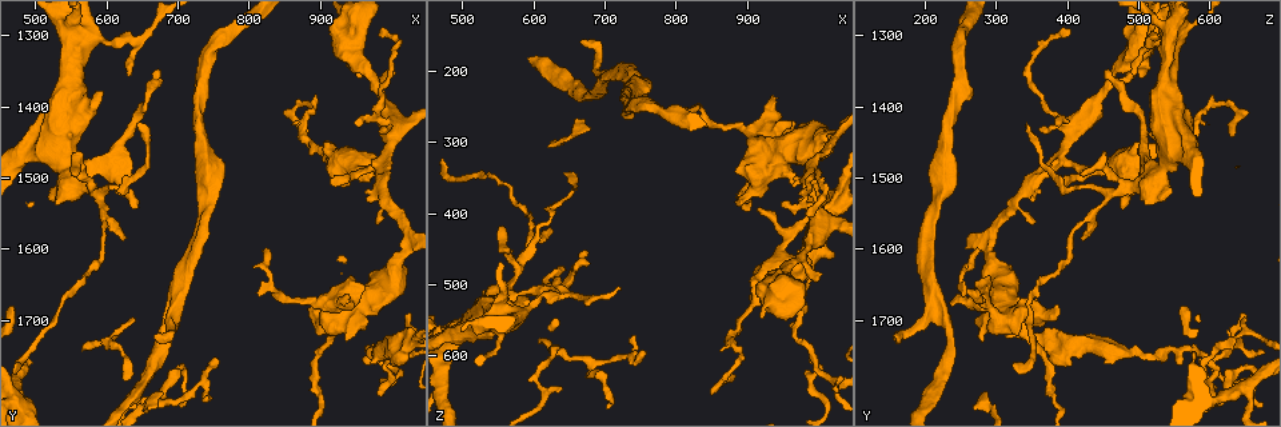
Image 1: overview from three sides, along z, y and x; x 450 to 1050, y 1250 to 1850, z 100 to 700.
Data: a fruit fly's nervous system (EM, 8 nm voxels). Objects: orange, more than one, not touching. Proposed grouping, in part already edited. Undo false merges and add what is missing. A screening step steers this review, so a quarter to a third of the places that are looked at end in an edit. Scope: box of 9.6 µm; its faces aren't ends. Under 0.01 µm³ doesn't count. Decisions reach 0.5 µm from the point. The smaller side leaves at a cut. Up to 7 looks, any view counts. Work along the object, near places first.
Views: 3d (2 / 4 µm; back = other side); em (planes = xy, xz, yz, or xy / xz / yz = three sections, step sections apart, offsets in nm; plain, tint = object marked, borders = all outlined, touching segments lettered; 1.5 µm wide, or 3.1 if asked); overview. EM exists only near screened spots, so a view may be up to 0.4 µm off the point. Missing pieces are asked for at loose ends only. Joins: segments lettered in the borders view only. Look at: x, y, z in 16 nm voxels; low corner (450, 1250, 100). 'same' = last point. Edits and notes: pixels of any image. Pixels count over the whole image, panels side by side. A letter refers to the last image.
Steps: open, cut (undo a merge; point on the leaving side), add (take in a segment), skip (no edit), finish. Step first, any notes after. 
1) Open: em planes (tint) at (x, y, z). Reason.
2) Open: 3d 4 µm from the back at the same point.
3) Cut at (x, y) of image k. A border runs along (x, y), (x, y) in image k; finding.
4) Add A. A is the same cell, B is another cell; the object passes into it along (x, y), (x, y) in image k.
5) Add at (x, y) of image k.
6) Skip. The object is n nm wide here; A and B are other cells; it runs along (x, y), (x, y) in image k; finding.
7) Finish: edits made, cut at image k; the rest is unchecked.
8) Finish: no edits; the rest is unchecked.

Open: 3d 4 µm at (640, 1700, 650). Thin end.

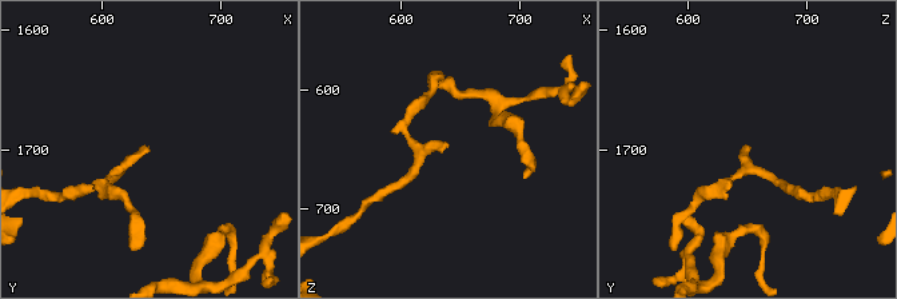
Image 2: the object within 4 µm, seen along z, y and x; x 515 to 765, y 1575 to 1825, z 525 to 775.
Open: em planes (tint) at (642, 1700, 650).

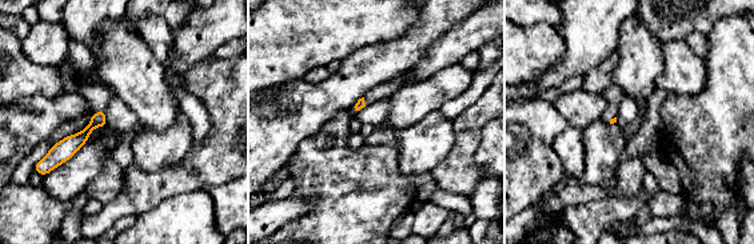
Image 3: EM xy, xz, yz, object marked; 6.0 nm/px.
Open: em planes (borders) at the same point. See the neighbours.

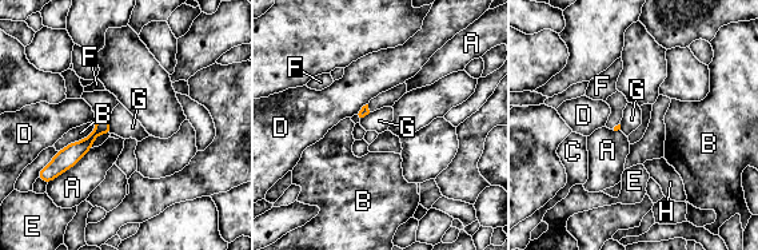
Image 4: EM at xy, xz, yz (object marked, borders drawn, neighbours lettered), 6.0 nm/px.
Skip. A, B, C, D, E, F, G and H are other cells; no lettered segment goes on from it.

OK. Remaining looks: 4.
Open: em planes (plain) at (740, 1810, 575). An open end.

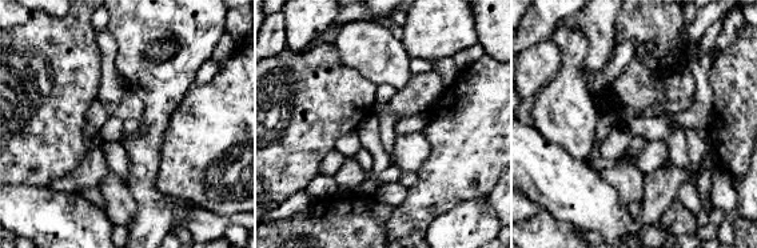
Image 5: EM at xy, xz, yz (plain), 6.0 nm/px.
Open: em planes (borders) at the same point.

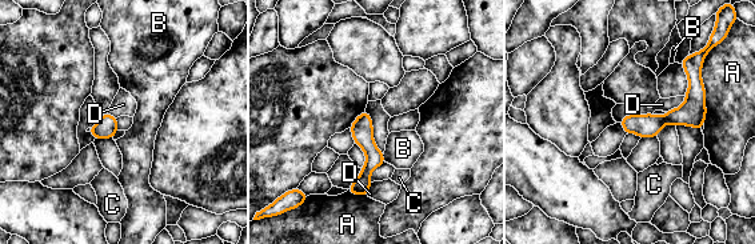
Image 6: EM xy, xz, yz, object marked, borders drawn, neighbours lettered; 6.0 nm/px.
Skip. The object is 130 nm wide here; A, B, C and D are other cells; a border runs along (686, 98), (679, 106), (666, 112) in image 6; no lettered segment goes on from it.

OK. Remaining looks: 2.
Open: 3d 4 µm at (910, 1510, 395). An open end.

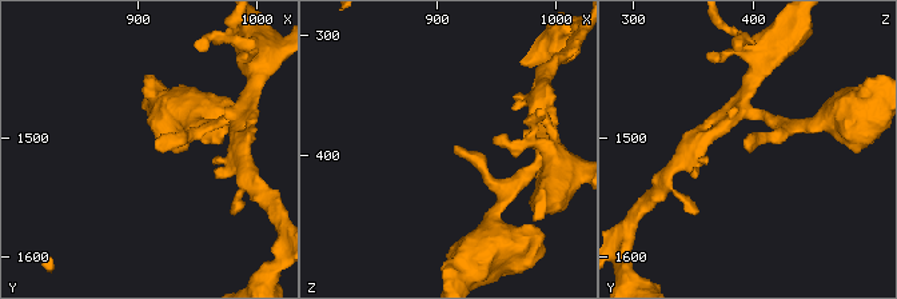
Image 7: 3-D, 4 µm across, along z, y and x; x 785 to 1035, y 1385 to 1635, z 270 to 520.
Open: em planes (borders) at (912, 1506, 396). Shape alone is not enough.

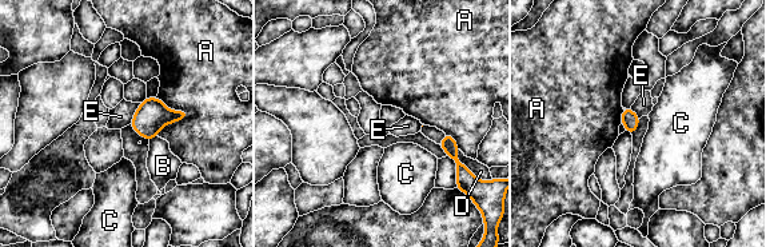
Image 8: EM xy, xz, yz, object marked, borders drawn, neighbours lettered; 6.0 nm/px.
Skip. The longest contact is with A, 240 nm; A, B, C, D and E are other cells; a border runs along (140, 103), (130, 123) in image 8; none of them fits.

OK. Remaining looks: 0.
Finish: no edits; the rest is unchecked.

